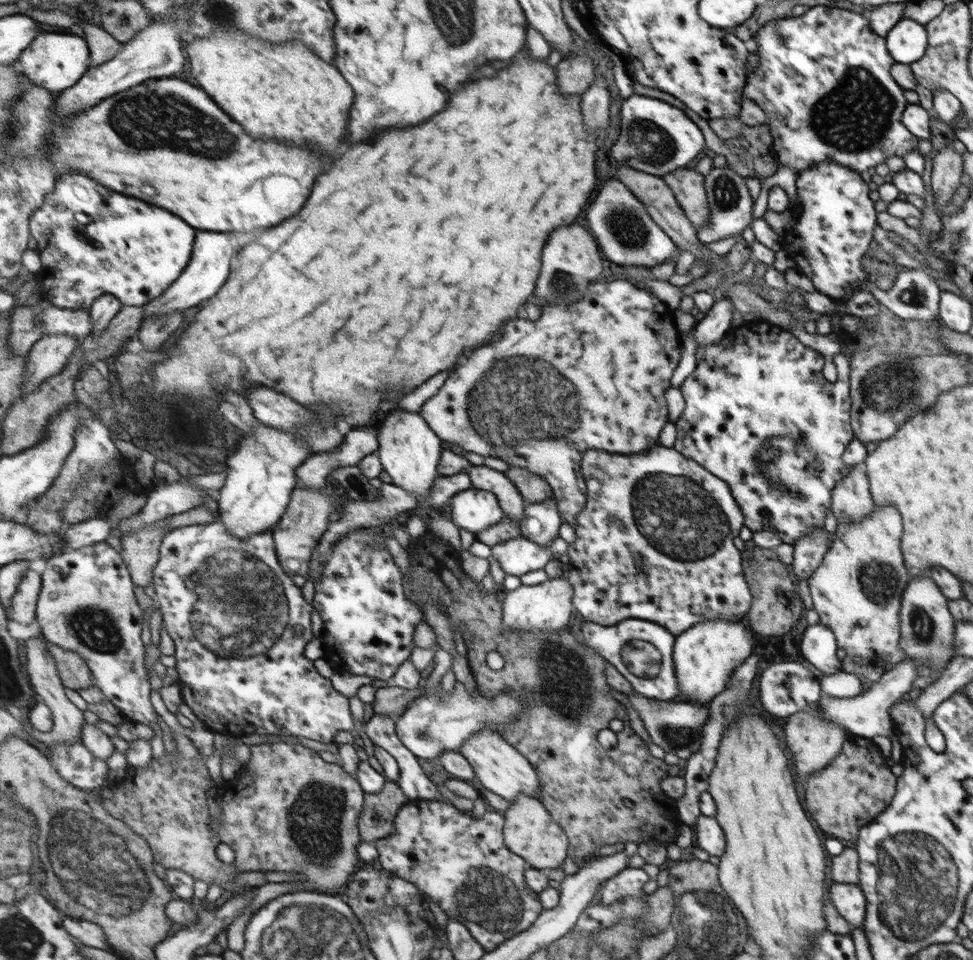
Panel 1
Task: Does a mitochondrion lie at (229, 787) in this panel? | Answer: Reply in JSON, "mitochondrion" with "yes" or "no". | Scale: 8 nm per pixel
{"mitochondrion":"no"}

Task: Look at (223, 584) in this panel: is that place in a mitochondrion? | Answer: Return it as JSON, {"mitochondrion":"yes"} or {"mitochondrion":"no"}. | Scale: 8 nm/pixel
{"mitochondrion":"yes"}

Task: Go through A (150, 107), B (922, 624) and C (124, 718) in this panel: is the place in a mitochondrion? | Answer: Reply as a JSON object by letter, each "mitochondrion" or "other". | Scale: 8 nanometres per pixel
{"A":"mitochondrion","B":"mitochondrion","C":"other"}

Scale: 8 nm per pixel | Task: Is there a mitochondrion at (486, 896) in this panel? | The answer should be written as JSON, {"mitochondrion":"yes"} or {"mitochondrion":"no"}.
{"mitochondrion":"yes"}

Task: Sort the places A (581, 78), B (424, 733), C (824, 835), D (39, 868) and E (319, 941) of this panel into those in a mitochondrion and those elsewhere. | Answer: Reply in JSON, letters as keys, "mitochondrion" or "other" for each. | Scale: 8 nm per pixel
{"A":"other","B":"mitochondrion","C":"other","D":"mitochondrion","E":"mitochondrion"}

